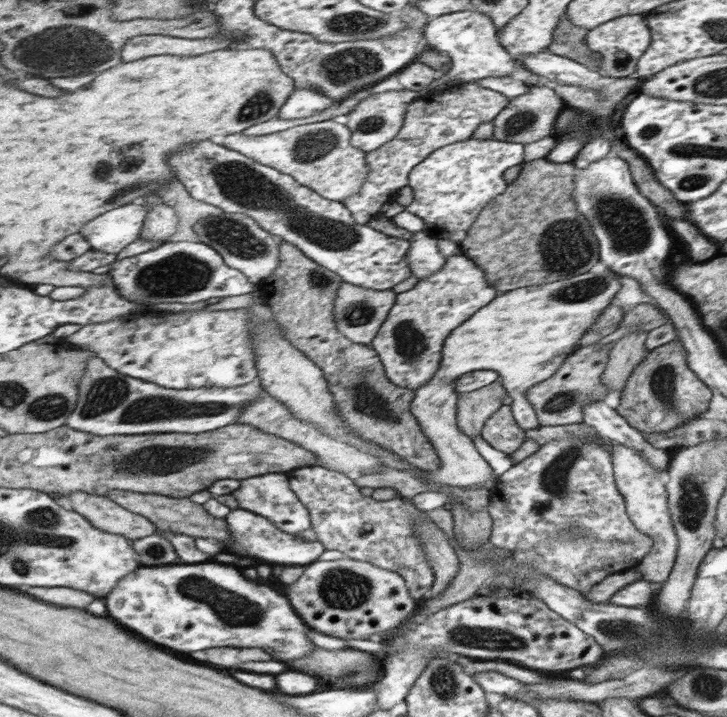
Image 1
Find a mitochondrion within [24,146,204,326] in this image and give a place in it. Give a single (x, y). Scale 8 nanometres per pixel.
(130, 189)

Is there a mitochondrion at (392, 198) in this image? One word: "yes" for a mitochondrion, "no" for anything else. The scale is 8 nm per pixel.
no

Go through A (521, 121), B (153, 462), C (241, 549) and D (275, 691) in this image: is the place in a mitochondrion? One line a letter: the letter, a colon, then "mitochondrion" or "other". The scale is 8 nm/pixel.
A: mitochondrion
B: mitochondrion
C: other
D: other

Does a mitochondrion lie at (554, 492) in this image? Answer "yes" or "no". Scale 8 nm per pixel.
yes

